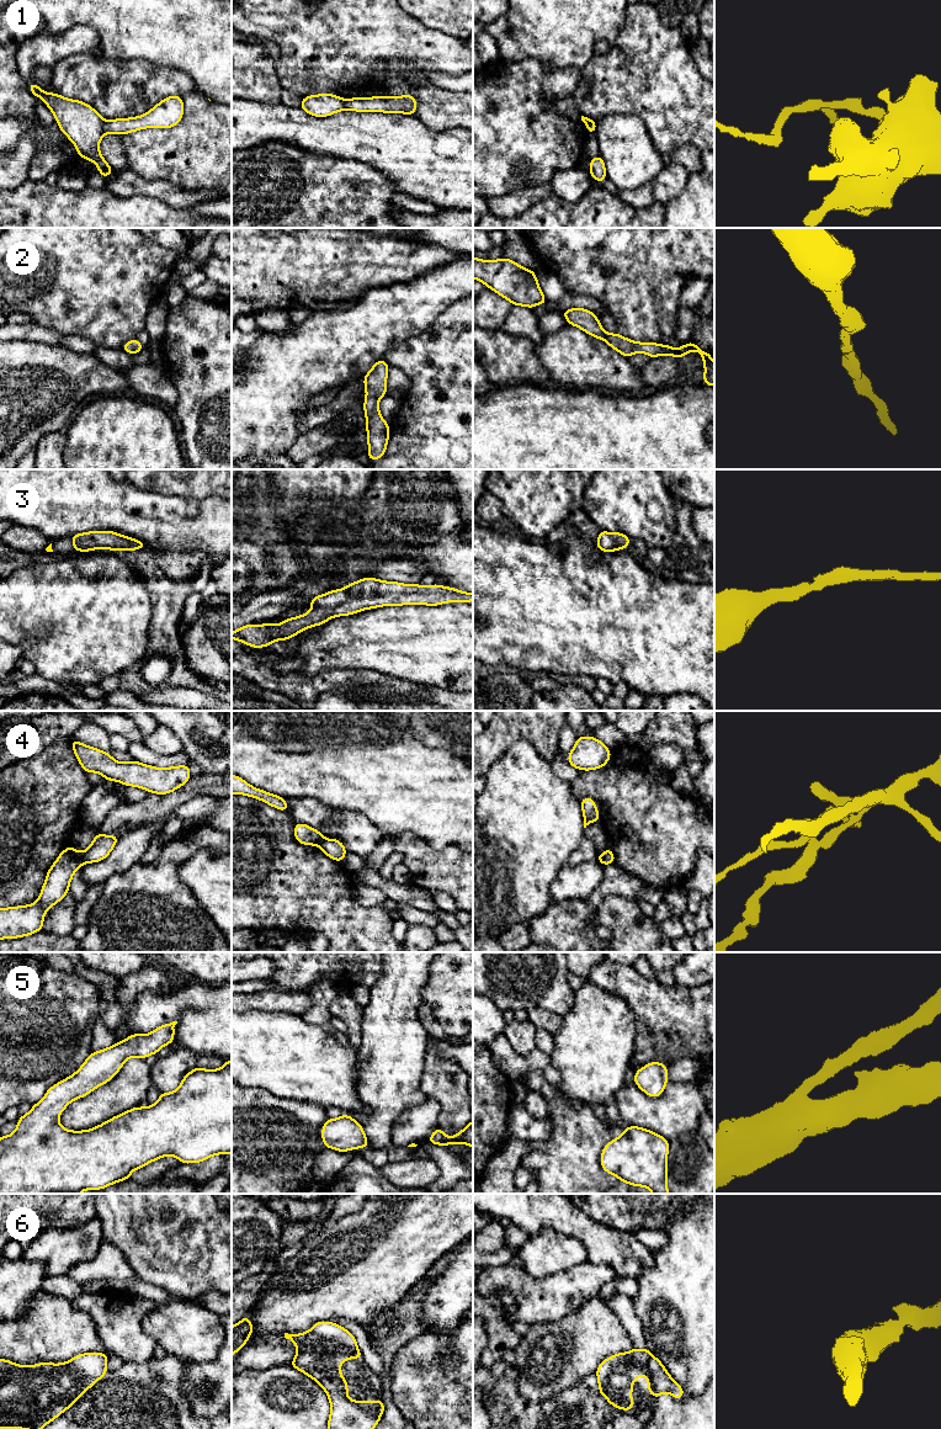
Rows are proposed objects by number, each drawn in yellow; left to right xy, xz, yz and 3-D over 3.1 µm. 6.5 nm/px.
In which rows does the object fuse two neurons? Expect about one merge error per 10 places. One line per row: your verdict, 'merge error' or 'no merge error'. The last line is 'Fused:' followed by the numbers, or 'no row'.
1: merge error
2: no merge error
3: no merge error
4: merge error
5: no merge error
6: no merge error
Fused: 1, 4

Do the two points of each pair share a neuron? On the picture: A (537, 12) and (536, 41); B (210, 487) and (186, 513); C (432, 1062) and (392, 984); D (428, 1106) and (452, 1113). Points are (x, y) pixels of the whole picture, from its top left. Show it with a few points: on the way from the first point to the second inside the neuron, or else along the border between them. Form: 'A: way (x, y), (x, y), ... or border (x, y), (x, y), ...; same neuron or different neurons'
A: way (537, 20), (536, 33); same neuron
B: border (170, 495), (180, 498), (218, 497); different neurons
C: border (430, 1036), (426, 1044), (426, 1056), (420, 1078); different neurons
D: border (428, 1097), (434, 1098), (440, 1106), (439, 1126); different neurons

